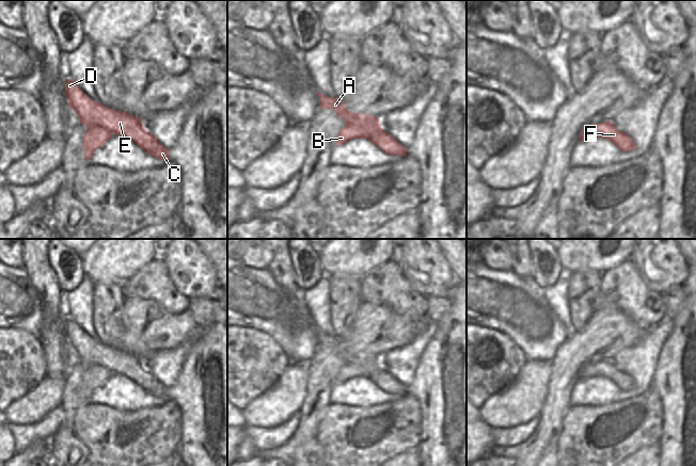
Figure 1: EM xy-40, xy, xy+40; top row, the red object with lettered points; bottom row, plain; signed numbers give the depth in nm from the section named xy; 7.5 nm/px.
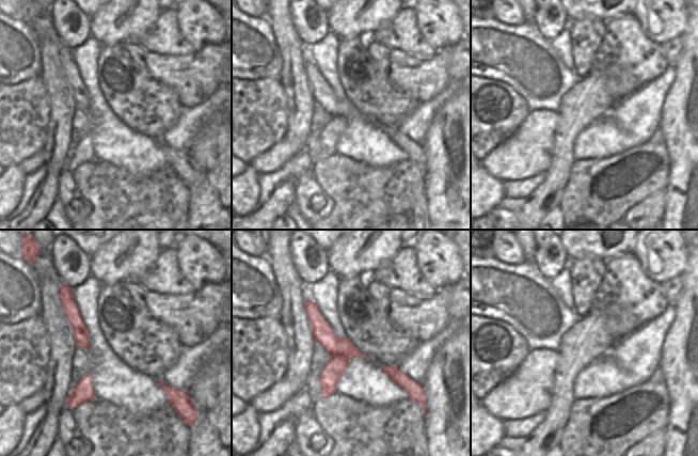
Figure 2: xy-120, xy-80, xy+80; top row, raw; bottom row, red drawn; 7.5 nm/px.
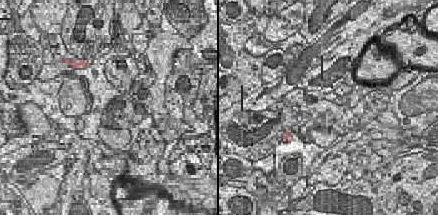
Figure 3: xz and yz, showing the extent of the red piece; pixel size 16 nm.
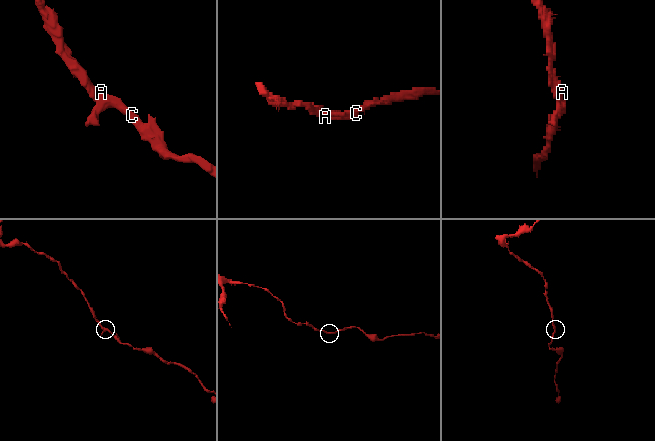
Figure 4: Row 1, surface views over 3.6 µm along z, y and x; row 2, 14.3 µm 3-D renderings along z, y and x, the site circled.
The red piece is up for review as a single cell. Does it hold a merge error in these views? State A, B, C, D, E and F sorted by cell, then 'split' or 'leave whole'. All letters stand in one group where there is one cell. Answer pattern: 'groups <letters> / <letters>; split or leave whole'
groups A B C D E F; leave whole

